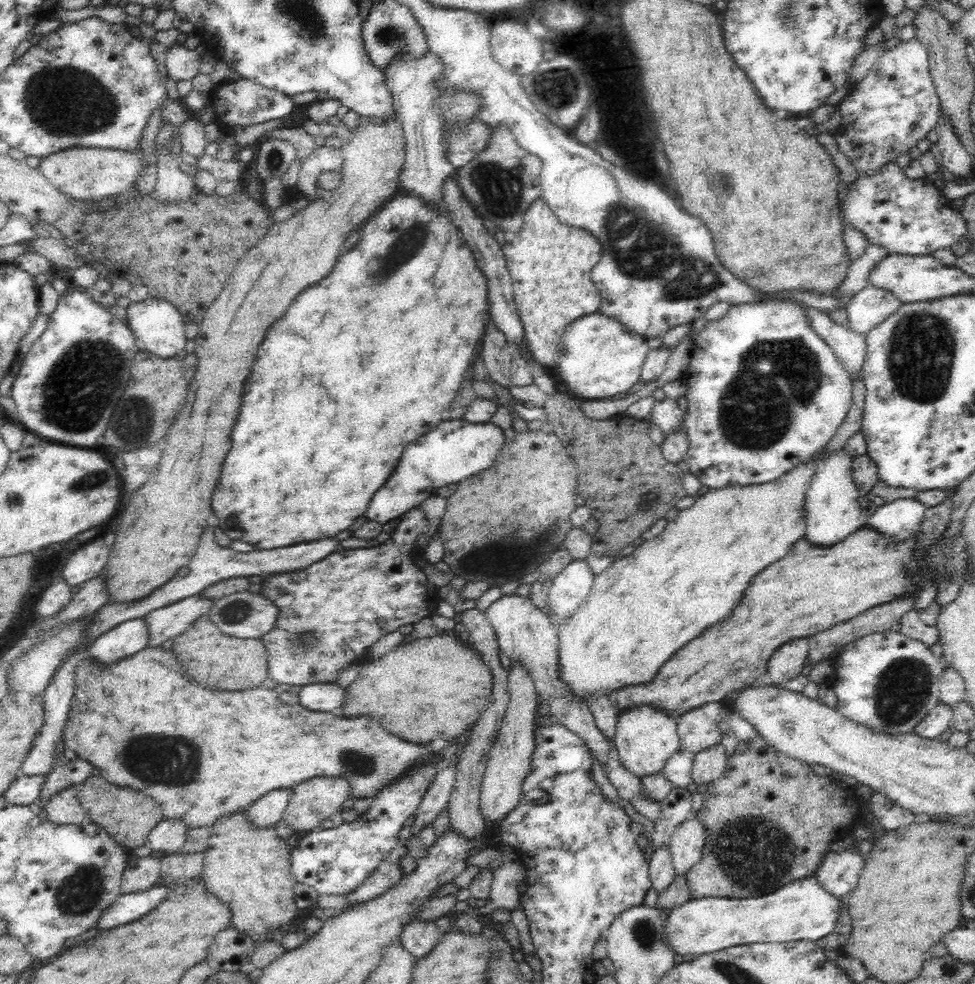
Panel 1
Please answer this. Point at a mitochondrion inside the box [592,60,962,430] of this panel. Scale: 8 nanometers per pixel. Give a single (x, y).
(648, 252)

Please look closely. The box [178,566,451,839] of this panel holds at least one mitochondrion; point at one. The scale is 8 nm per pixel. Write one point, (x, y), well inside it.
(238, 613)

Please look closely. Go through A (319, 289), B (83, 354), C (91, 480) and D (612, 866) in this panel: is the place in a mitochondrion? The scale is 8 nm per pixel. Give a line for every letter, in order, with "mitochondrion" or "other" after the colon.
A: other
B: mitochondrion
C: mitochondrion
D: other

